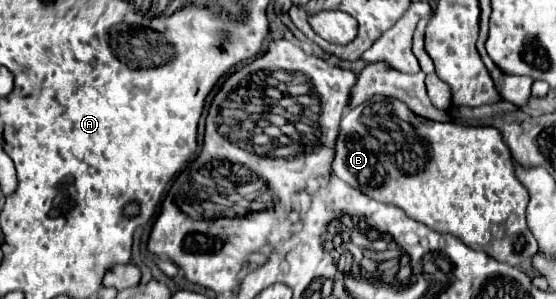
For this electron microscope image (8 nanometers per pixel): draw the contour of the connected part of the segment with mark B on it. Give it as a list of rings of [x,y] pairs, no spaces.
[[[375,95],[341,119],[333,173],[361,193],[381,203],[401,207],[409,217],[421,221],[429,229],[437,233],[451,233],[465,245],[485,251],[497,261],[521,265],[521,259],[531,259],[531,255],[537,253],[537,241],[525,223],[529,193],[515,177],[511,153],[497,129],[423,121],[411,113],[403,101]]]

